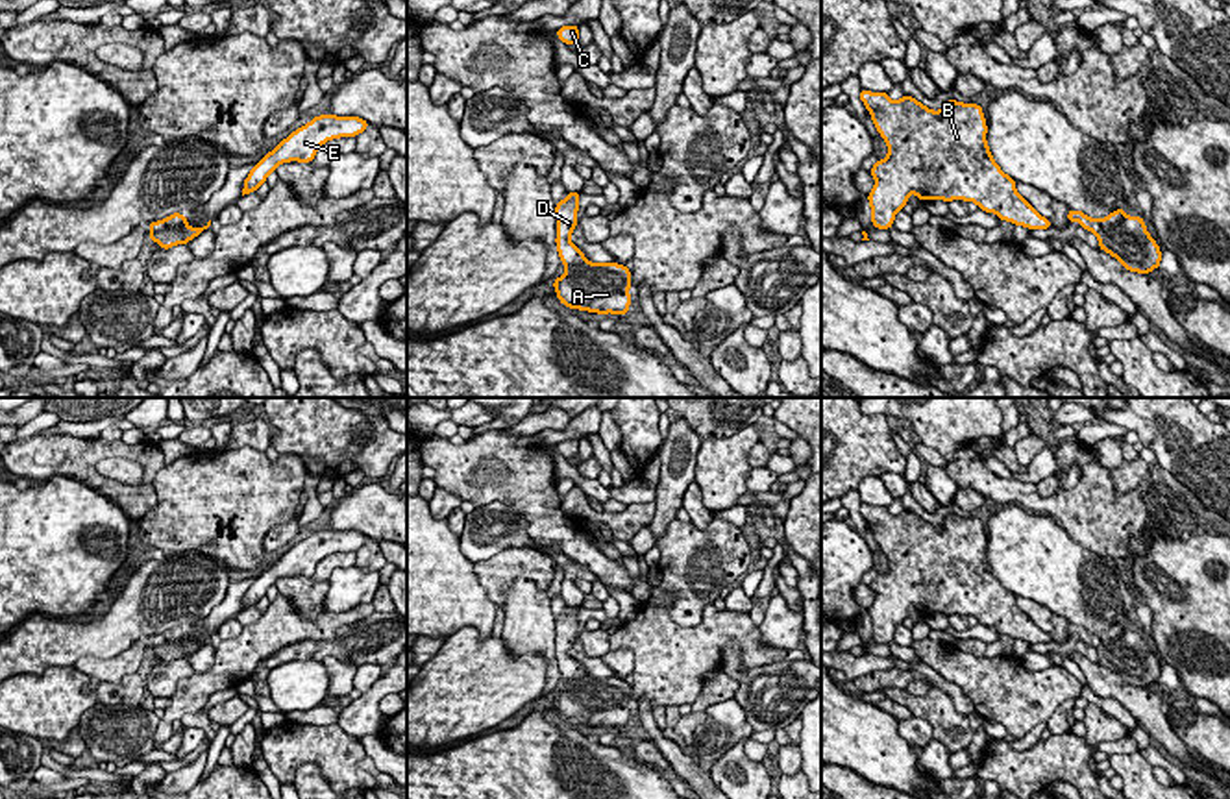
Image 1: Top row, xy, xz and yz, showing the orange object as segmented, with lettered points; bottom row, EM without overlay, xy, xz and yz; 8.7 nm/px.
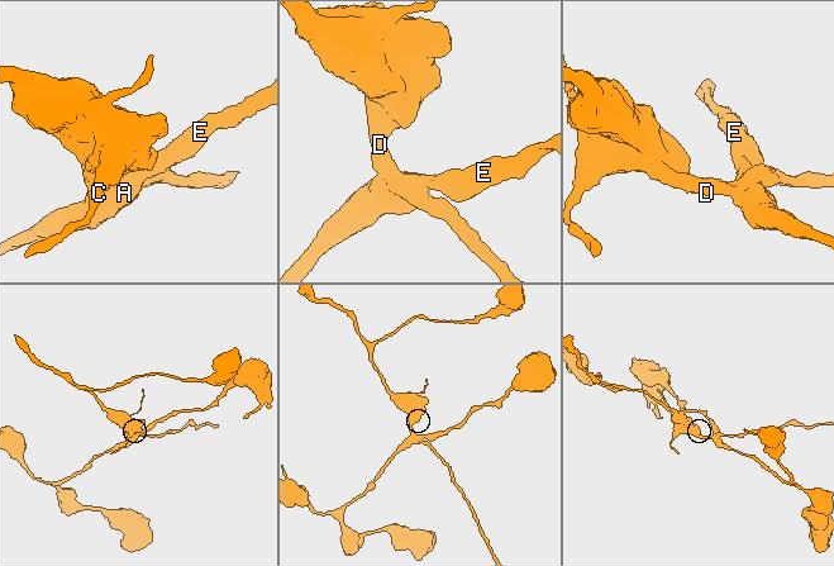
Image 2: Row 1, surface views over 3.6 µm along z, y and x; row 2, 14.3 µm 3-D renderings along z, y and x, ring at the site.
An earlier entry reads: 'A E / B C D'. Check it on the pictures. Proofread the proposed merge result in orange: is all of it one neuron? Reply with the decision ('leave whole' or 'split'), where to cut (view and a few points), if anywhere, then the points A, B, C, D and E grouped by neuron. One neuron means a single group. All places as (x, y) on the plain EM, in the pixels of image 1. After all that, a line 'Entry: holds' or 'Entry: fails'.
split | xy (185, 633), (150, 650) | A E / B C D
Entry: holds

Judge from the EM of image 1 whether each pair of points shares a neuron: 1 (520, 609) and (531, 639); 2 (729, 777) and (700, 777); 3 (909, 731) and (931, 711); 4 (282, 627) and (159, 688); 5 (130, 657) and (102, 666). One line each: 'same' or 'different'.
1: same
2: different
3: different
4: different
5: same

